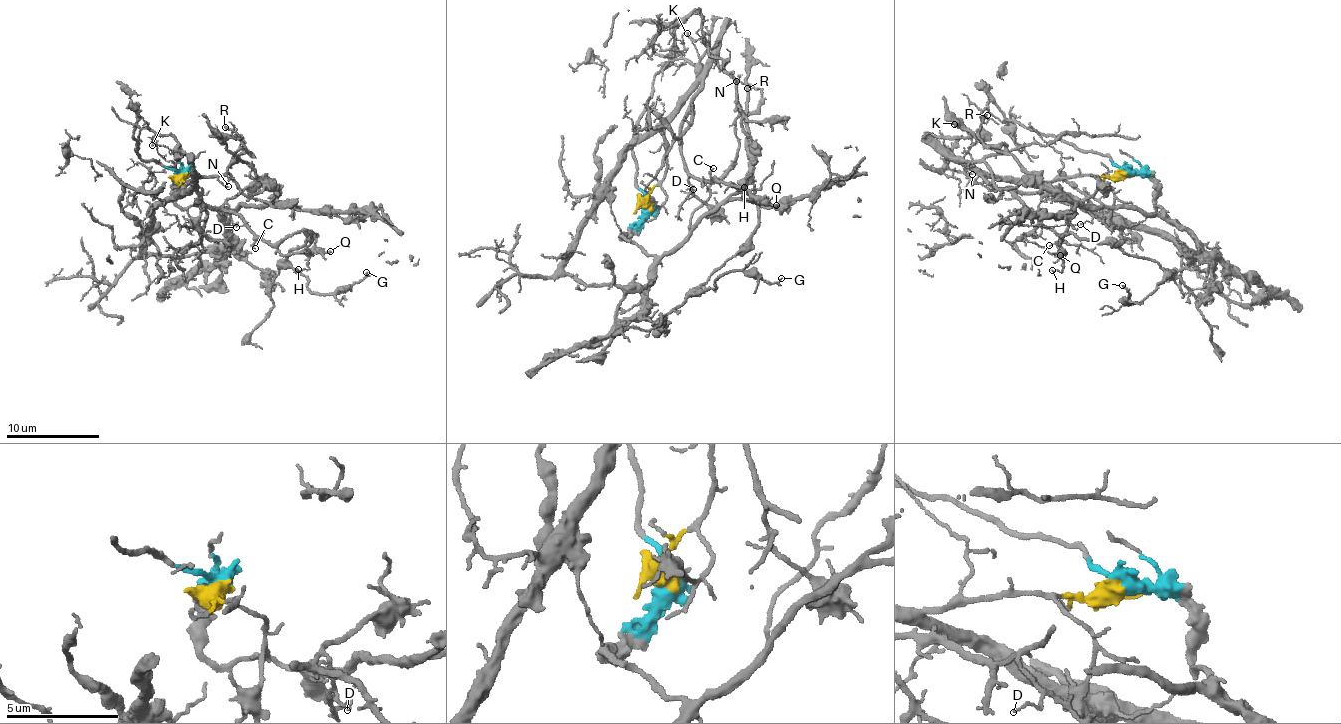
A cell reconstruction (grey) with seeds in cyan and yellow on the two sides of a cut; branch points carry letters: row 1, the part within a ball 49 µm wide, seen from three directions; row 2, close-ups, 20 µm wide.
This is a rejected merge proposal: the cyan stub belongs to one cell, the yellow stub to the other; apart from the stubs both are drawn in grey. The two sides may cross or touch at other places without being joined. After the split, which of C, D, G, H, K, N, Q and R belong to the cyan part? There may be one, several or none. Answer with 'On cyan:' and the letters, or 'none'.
On cyan: none

